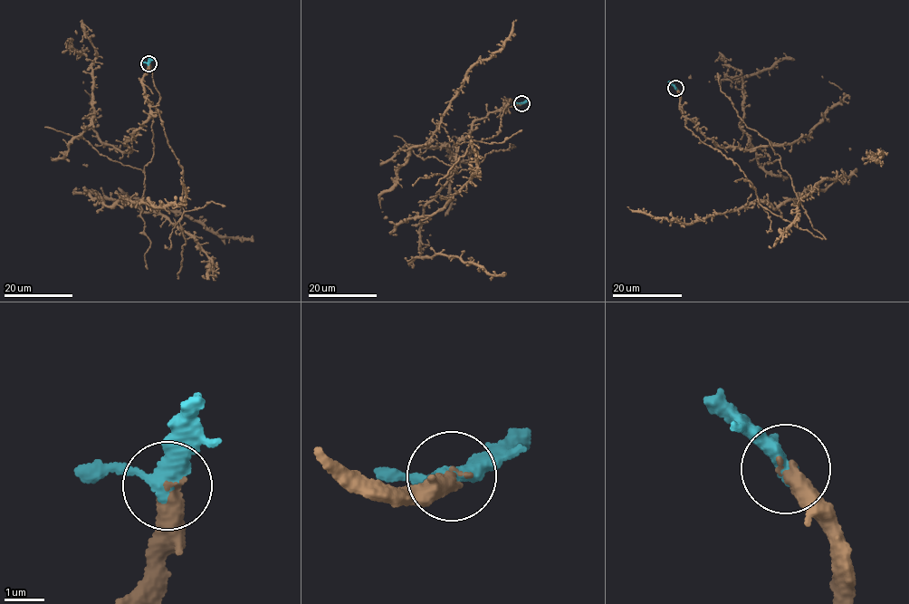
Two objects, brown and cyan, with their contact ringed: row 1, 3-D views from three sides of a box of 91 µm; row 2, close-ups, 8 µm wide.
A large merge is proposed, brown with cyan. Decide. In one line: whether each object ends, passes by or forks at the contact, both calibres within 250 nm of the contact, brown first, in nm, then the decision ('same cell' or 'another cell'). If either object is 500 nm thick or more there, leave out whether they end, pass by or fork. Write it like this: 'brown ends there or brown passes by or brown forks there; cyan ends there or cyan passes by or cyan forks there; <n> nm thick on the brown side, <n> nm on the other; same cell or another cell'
brown ends there; cyan passes by; 400 nm thick on the brown side, 380 nm on the other; same cell

